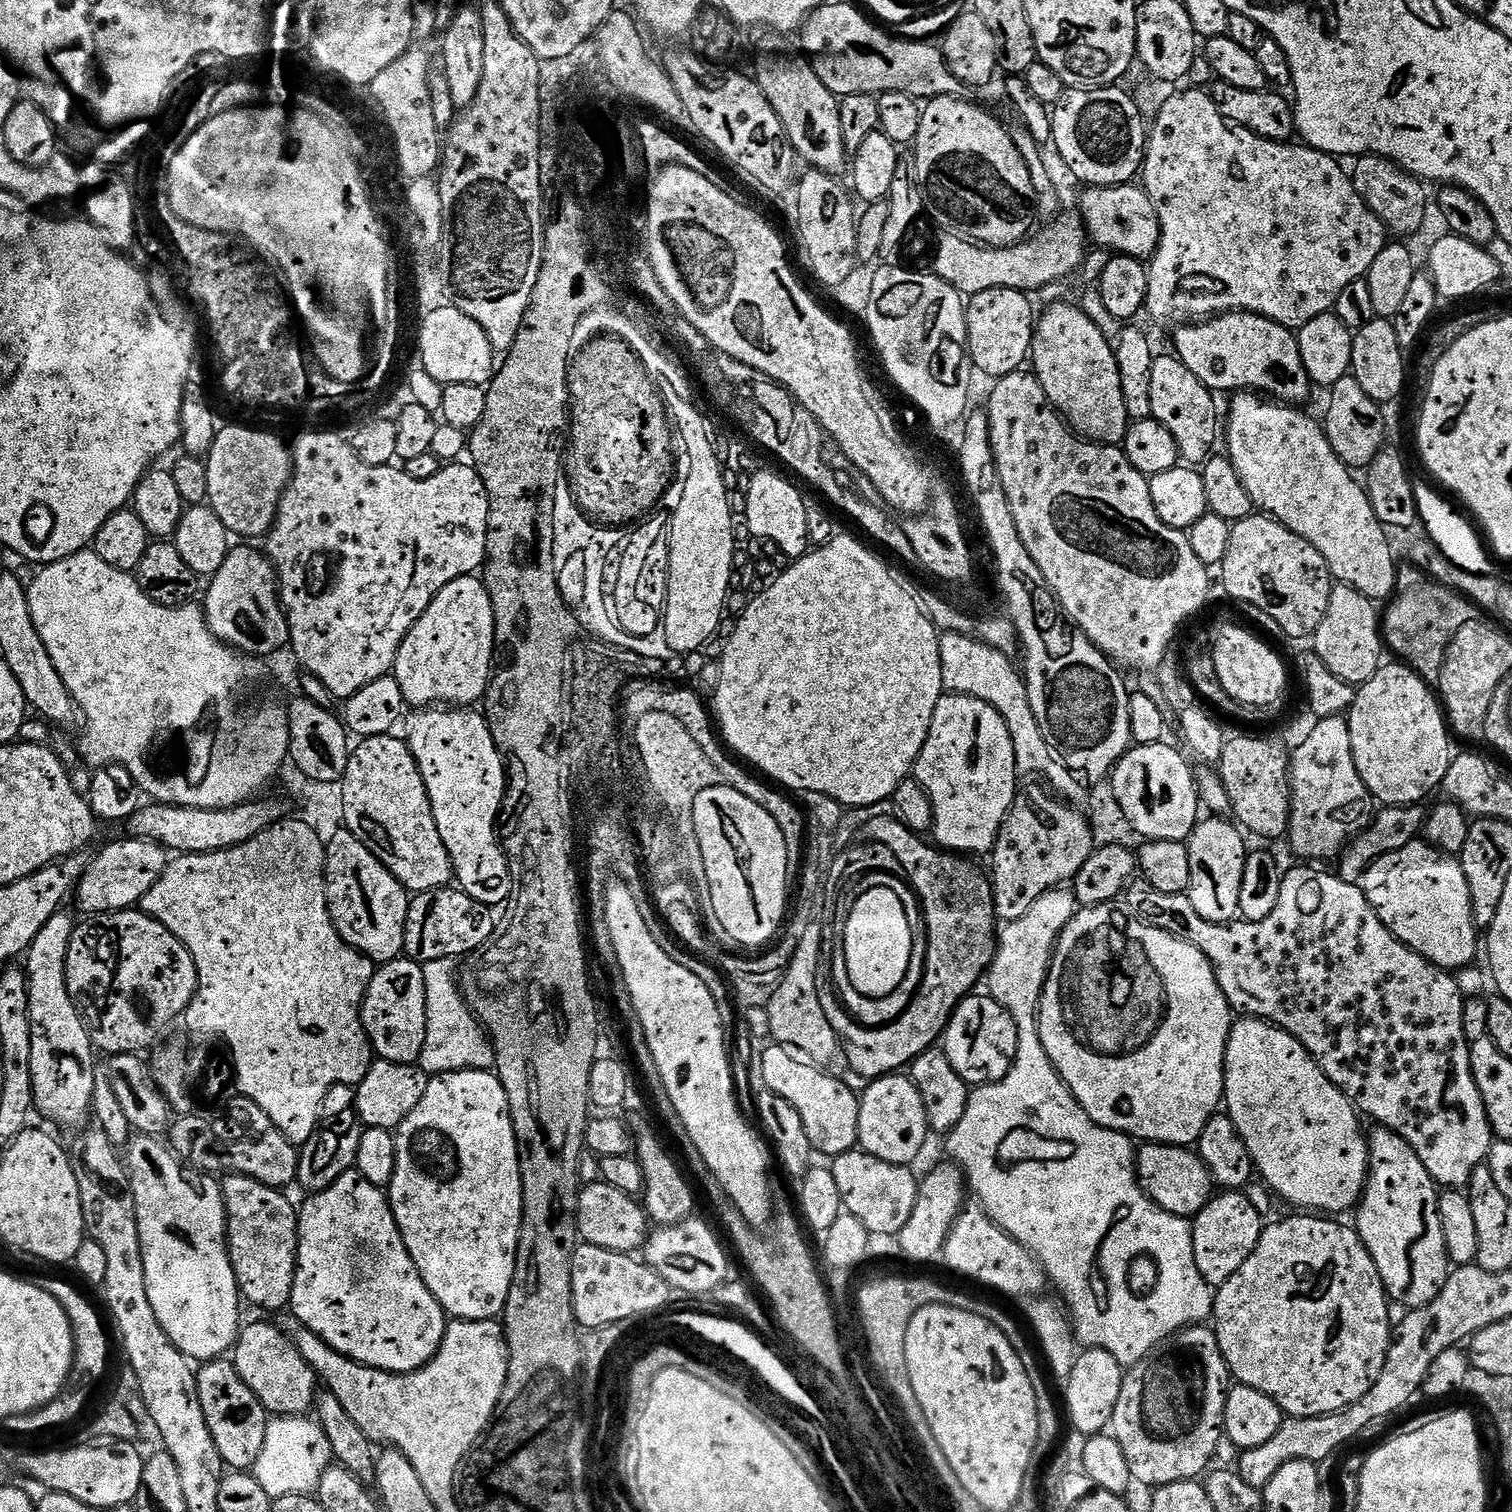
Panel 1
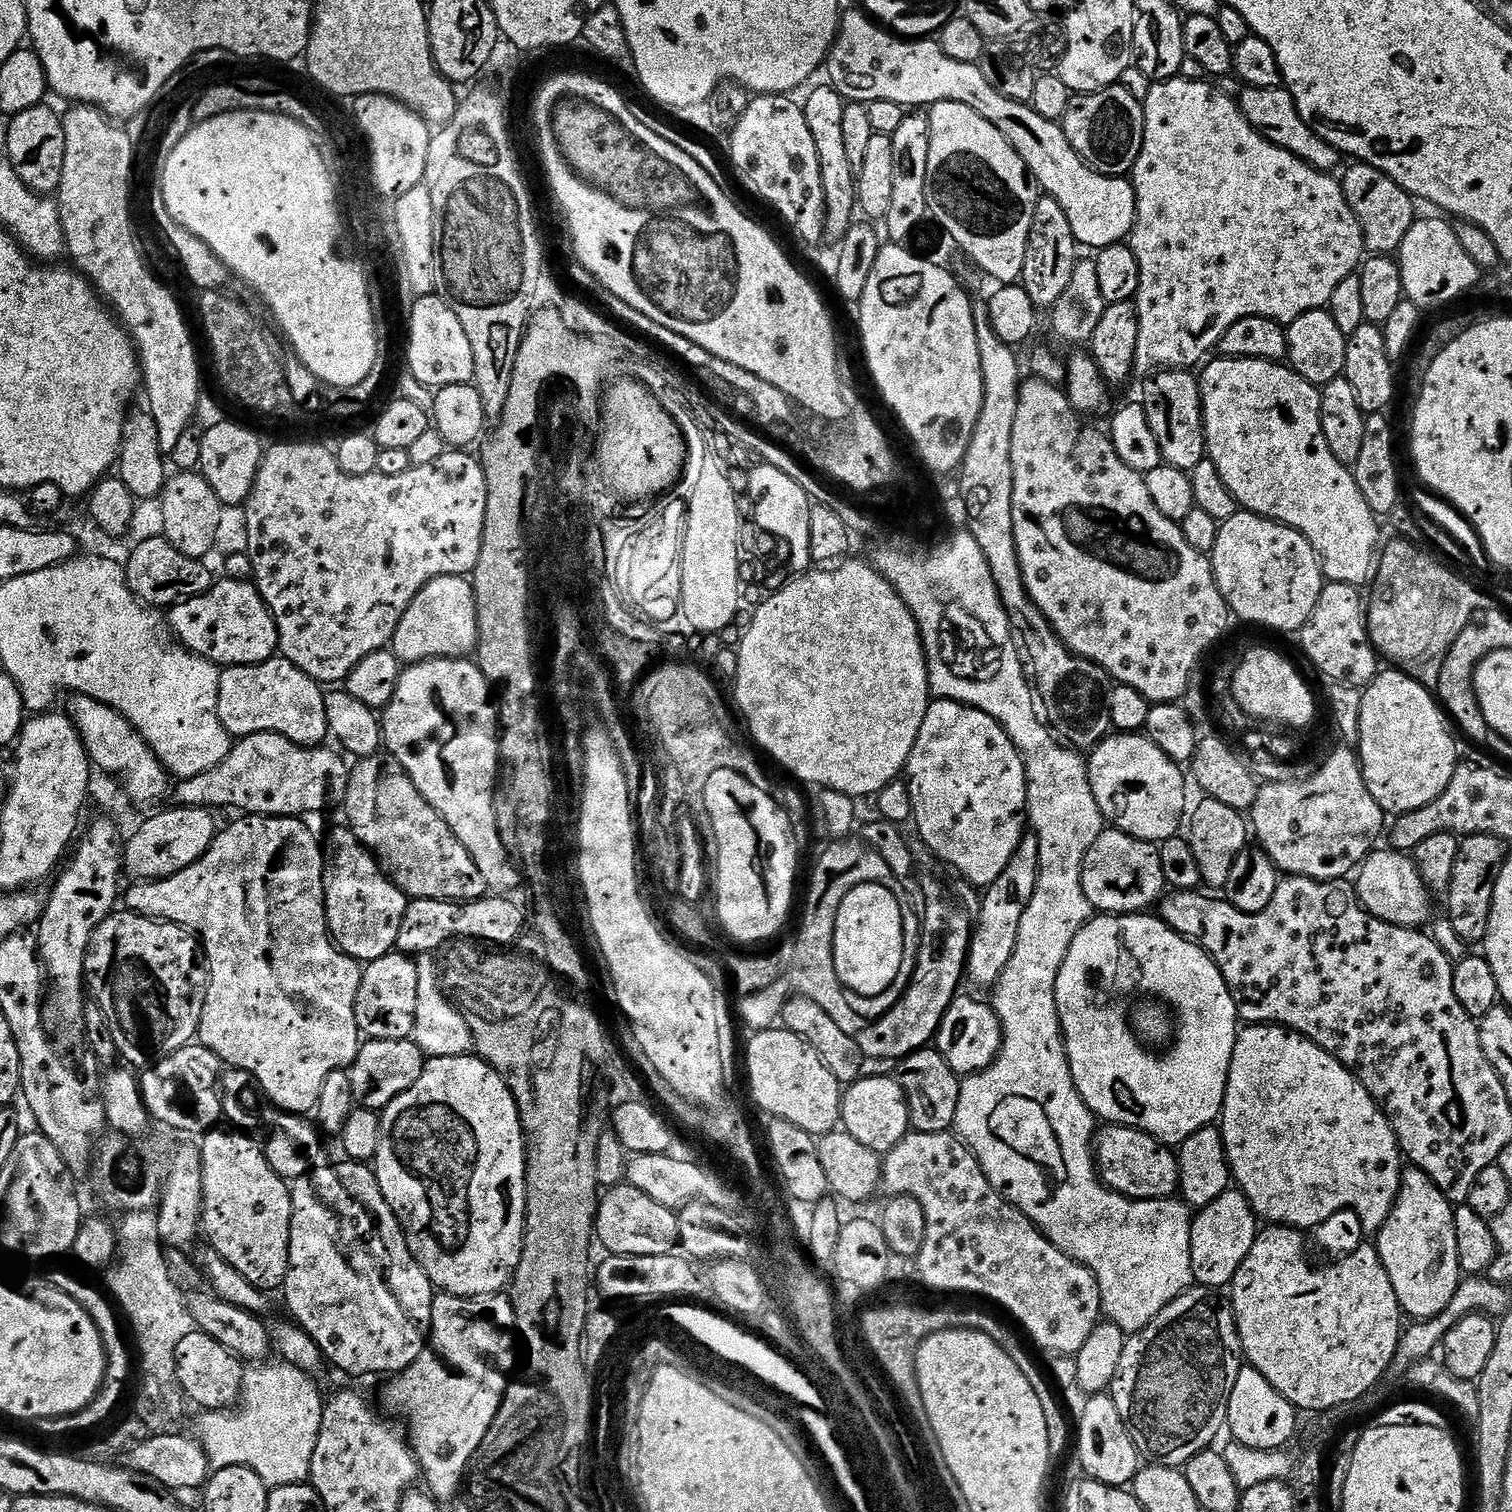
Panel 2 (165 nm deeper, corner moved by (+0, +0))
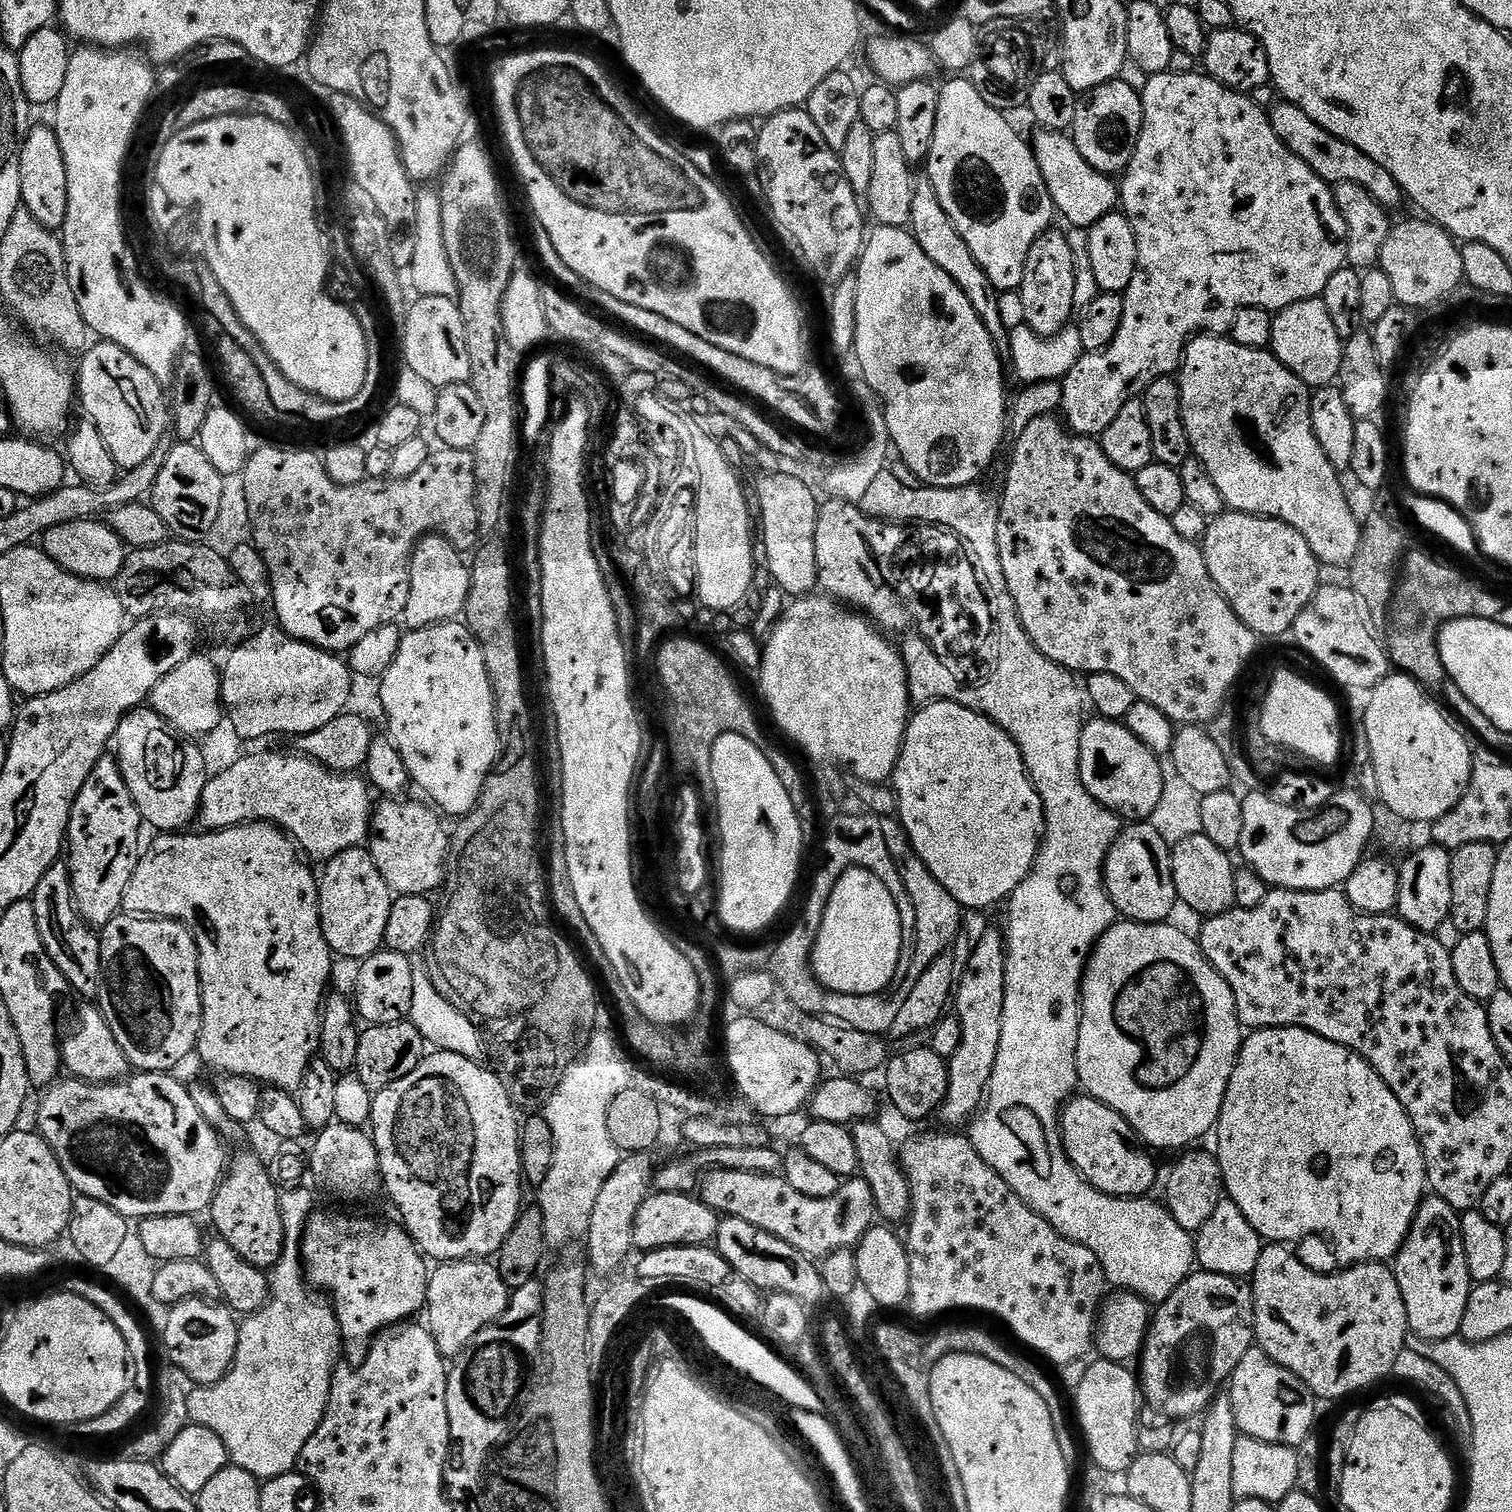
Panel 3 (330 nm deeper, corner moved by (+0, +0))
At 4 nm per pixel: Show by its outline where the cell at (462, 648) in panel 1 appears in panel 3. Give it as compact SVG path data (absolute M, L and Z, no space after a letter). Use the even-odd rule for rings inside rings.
M429 534L417 544L416 553L412 555L410 568L410 594L402 617L402 624L405 629L413 630L429 628L435 624L446 624L455 621L463 613L464 603L468 601L470 594L472 573L466 560L460 556L463 556L461 549L455 548L446 537L439 534Z

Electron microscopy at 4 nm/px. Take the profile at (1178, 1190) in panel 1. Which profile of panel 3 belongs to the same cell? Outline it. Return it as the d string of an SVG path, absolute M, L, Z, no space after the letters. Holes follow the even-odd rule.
M1080 1094L1064 1105L1060 1113L1060 1137L1064 1139L1064 1152L1070 1162L1079 1170L1085 1182L1102 1194L1144 1198L1155 1186L1156 1164L1134 1139L1132 1127L1126 1118L1093 1096Z

